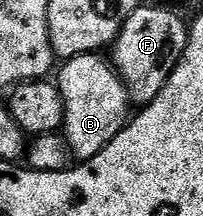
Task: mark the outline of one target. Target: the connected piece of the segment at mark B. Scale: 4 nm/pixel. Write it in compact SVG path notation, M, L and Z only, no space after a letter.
M97 52L80 54L65 61L56 72L56 83L64 104L60 132L71 157L78 162L88 162L100 154L100 150L104 150L104 146L108 146L108 142L112 142L112 138L116 138L116 134L126 127L131 115L130 91L126 89L126 83L114 69L113 63L104 57Z

